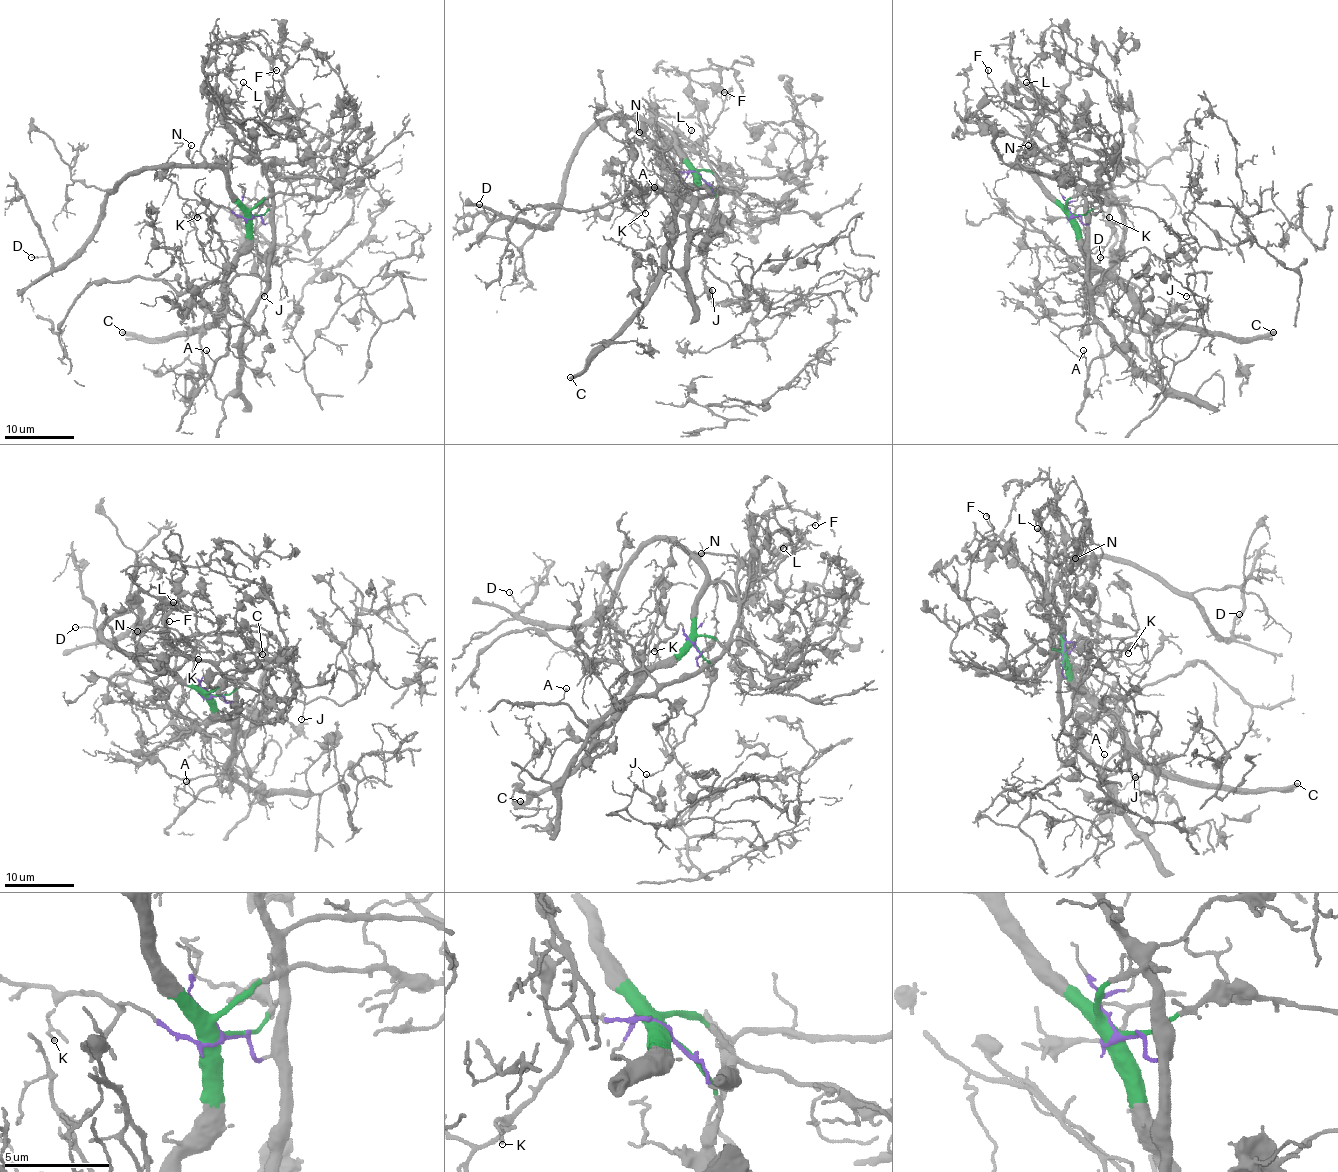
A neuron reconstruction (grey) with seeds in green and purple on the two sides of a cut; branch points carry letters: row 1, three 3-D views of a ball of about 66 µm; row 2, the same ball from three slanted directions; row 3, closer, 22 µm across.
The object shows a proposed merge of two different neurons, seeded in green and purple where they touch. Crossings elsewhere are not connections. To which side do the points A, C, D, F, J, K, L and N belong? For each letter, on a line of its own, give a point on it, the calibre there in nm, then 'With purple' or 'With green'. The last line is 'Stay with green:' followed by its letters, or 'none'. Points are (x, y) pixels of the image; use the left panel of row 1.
A: Place: (206, 350). Thickness 120 nm. With green
C: Place: (122, 332). Thickness 440 nm. With green
D: Place: (31, 257). Thickness 100 nm. With green
F: Place: (276, 70). Thickness 140 nm. With green
J: Place: (264, 296). Thickness 100 nm. With green
K: Place: (197, 217). Thickness 110 nm. With purple
L: Place: (243, 82). Thickness 140 nm. With green
N: Place: (191, 145). Thickness 140 nm. With green
Stay with green: A, C, D, F, J, L, N

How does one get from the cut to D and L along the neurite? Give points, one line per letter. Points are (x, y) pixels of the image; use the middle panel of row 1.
D: (700, 176), (665, 129), (634, 119), (606, 119), (578, 148), (561, 211), (545, 227), (527, 227), (478, 204)
L: (700, 176), (681, 154), (676, 140), (692, 166), (681, 148), (692, 131)

